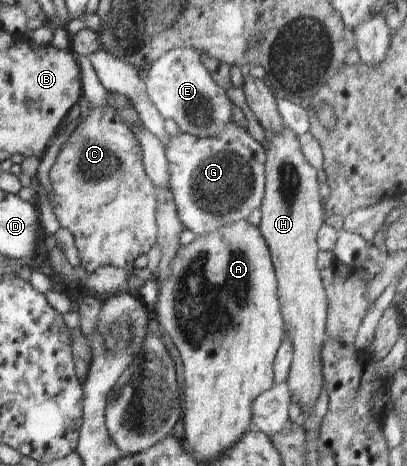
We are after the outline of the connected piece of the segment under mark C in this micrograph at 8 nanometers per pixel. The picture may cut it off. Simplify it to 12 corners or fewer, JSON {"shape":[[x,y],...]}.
{"shape":[[91,107],[49,172],[80,266],[157,243],[132,126]]}

